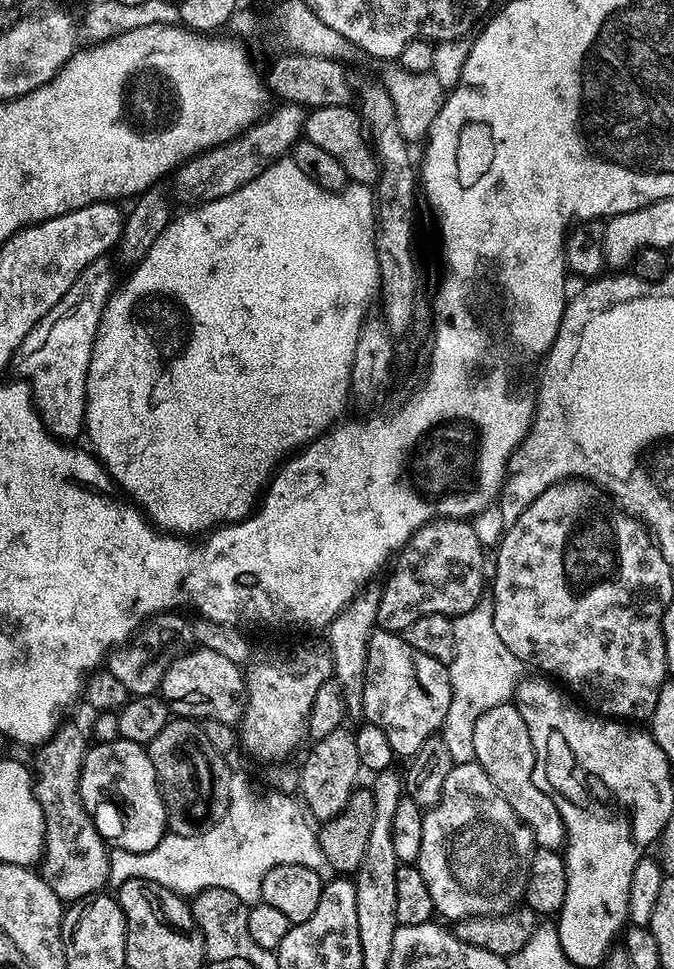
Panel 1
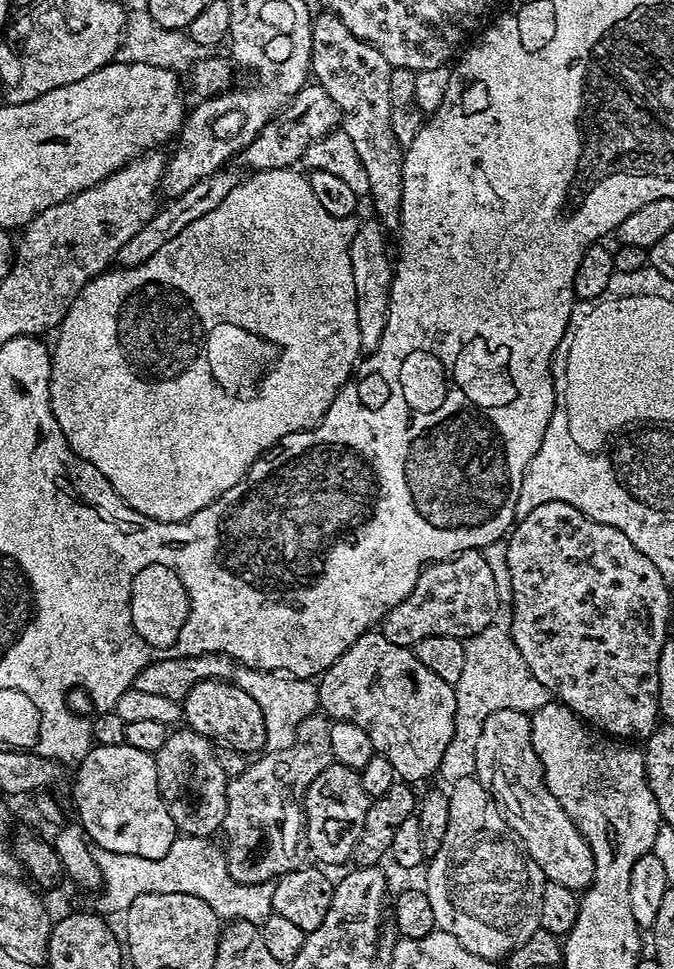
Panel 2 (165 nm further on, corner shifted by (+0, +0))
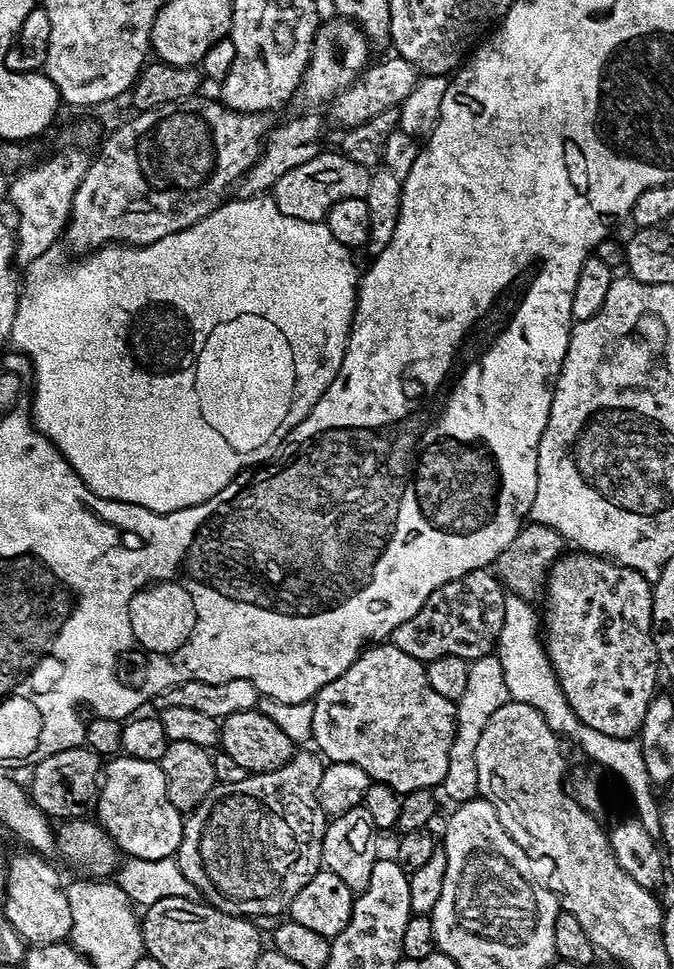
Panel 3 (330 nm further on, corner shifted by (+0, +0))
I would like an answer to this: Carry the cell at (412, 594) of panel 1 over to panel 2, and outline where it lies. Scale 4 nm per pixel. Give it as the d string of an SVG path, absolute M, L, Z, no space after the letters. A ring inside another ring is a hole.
M471 548L448 560L436 560L420 569L414 590L384 615L378 630L394 646L412 648L422 638L434 634L450 634L467 638L497 623L496 611L501 611L498 586L494 586L494 573L486 563L483 551Z

